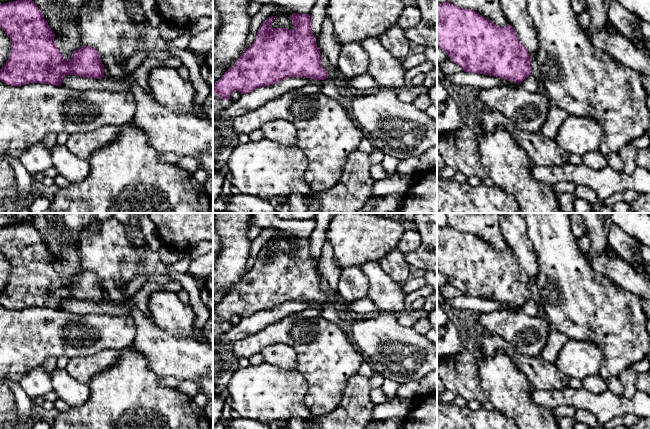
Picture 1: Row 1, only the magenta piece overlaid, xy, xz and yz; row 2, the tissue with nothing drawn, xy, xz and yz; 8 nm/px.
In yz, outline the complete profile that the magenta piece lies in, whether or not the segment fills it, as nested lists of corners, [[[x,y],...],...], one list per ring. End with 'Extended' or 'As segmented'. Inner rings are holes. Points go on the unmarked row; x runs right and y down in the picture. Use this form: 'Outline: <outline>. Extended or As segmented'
Outline: [[[448,225],[437,226],[437,271],[446,276],[450,284],[462,291],[465,296],[495,300],[519,308],[531,299],[531,280],[518,264],[510,248],[498,251],[491,244],[474,234],[457,231]]]. As segmented

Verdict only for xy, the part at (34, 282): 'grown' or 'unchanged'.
unchanged

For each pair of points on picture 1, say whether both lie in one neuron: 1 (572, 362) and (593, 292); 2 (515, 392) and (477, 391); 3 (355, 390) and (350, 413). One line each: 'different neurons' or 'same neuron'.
1: different neurons
2: different neurons
3: same neuron

